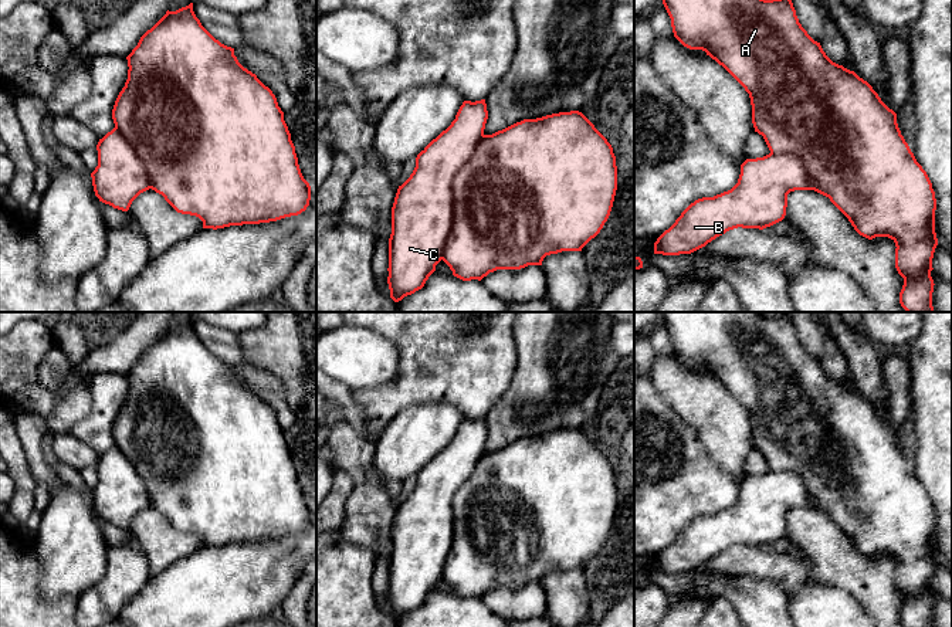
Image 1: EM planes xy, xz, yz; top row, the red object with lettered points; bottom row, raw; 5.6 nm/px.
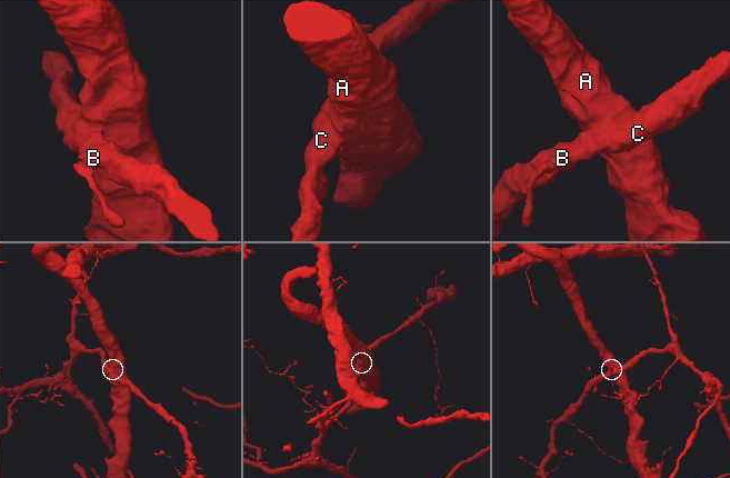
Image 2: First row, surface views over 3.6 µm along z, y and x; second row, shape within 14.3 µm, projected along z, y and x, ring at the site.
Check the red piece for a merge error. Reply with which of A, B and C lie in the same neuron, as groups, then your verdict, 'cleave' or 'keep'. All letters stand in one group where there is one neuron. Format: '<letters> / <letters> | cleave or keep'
A B C | keep

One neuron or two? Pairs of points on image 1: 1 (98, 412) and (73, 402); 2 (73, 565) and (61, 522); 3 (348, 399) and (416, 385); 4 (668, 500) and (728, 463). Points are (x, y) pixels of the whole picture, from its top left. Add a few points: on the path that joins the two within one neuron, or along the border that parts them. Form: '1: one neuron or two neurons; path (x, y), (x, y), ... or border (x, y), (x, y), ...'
1: two neurons; border (90, 385), (91, 410), (68, 431)
2: one neuron; path (73, 555), (68, 532)
3: two neurons; border (352, 392), (361, 407), (366, 429)
4: two neurons; border (701, 440), (707, 454), (739, 484)

